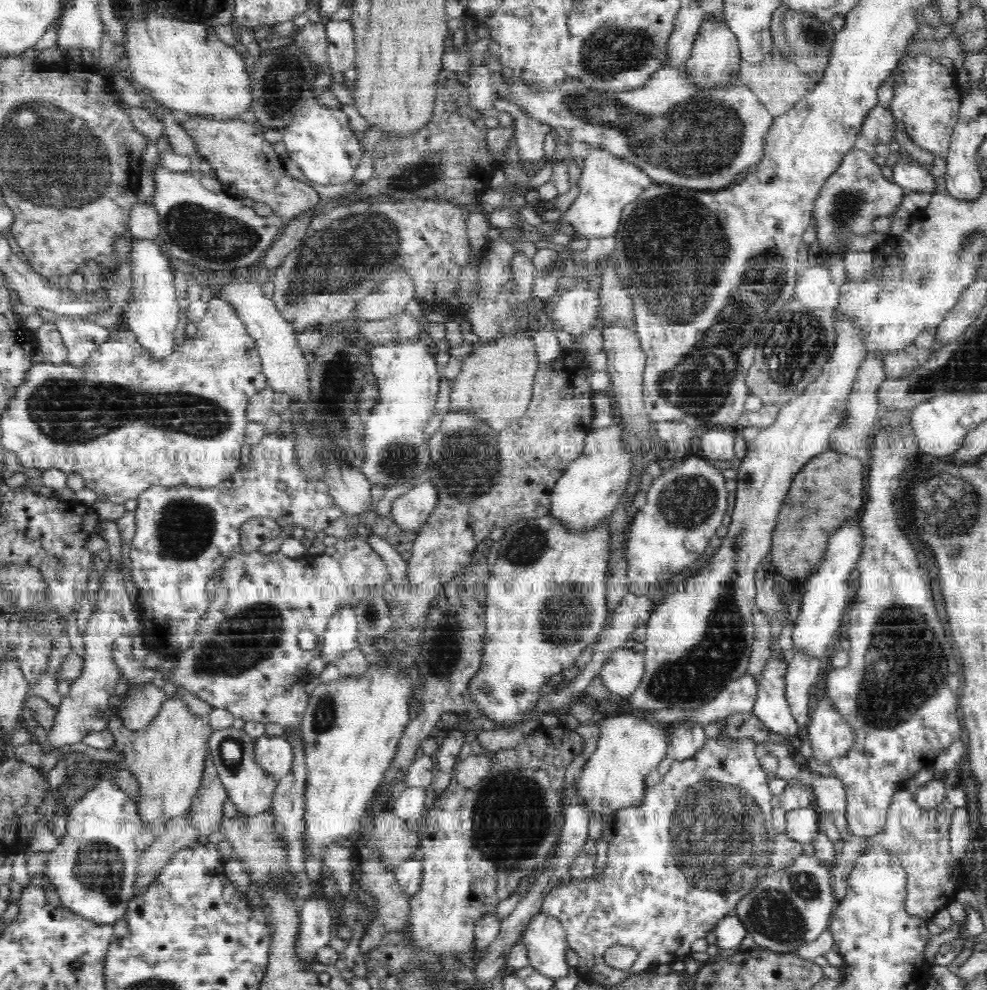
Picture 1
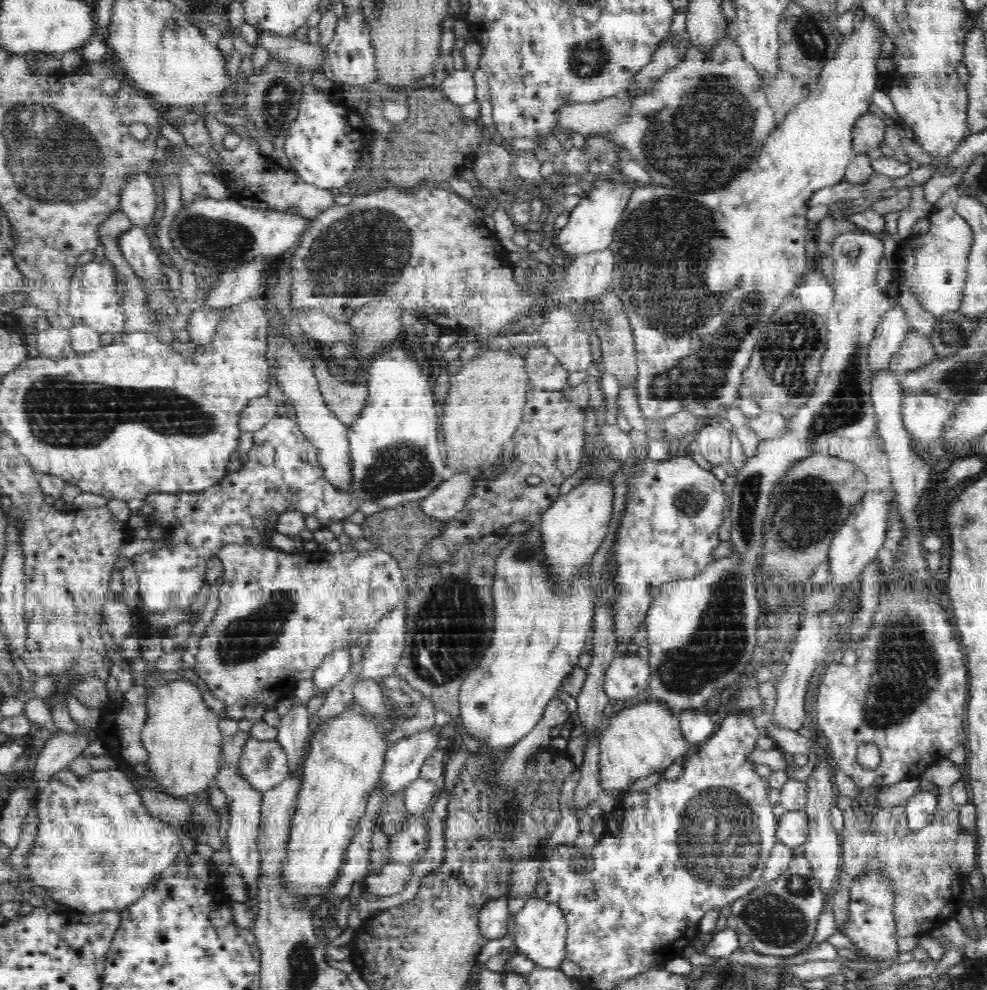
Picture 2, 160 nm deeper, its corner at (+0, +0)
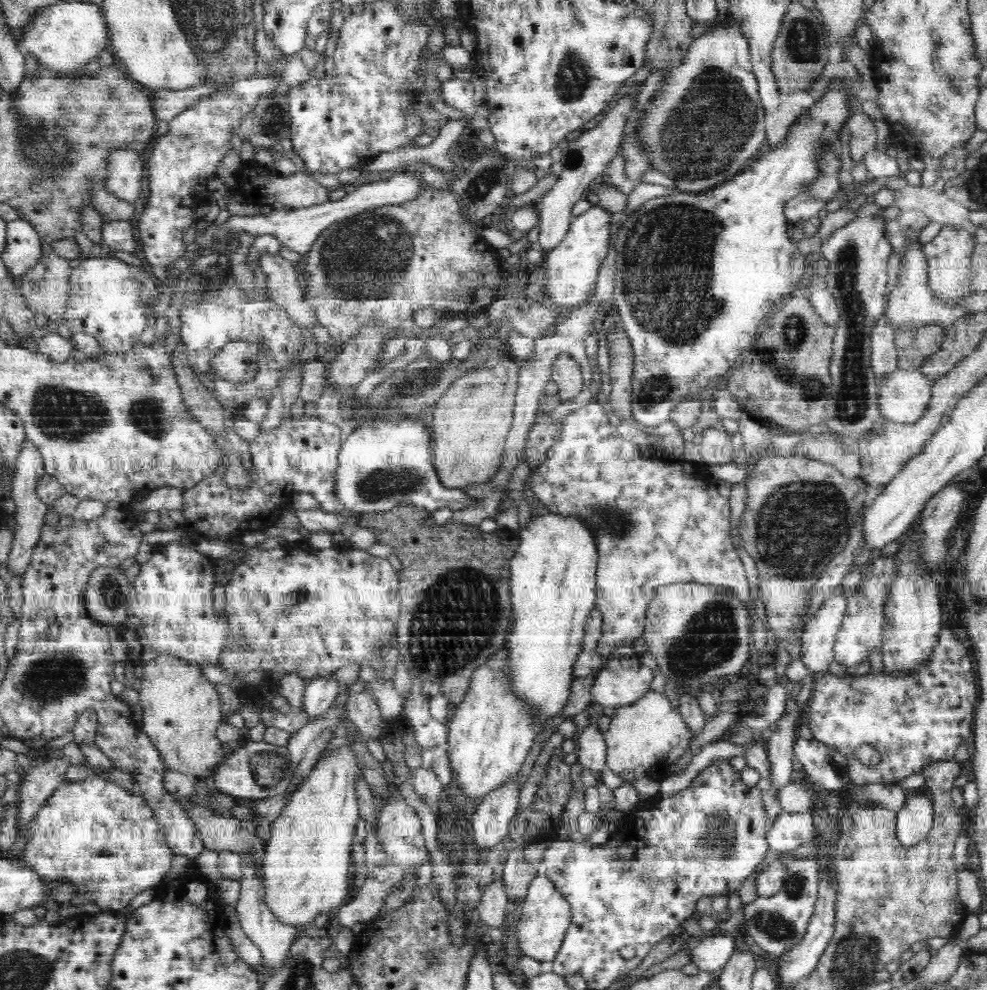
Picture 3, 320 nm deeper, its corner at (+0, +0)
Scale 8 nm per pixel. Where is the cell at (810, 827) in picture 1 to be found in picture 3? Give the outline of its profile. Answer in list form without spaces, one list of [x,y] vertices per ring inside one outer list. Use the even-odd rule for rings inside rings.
[[[776,811],[772,826],[767,833],[768,847],[788,858],[790,852],[812,839],[814,833],[812,813]]]

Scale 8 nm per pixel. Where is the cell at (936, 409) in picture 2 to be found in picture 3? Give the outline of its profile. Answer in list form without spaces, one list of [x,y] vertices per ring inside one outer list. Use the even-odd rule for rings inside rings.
[[[916,369],[888,374],[877,384],[882,418],[905,425],[918,422],[931,404],[933,384]]]

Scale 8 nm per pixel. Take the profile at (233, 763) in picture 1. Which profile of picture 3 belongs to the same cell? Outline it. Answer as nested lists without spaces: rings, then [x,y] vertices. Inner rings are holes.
[[[252,853],[241,854],[243,856],[242,875],[244,880],[241,882],[241,893],[239,900],[235,904],[235,909],[239,916],[242,931],[259,949],[262,957],[262,966],[265,970],[278,970],[284,966],[288,950],[292,946],[292,940],[296,938],[298,930],[296,927],[284,925],[276,921],[276,916],[268,910],[263,901],[263,888],[259,876],[259,870],[254,869],[254,860]]]

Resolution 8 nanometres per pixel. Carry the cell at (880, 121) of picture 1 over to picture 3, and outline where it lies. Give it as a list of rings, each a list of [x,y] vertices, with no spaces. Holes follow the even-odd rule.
[[[861,112],[848,119],[846,128],[851,132],[850,158],[854,164],[860,163],[863,156],[876,145],[877,134],[874,121]]]

